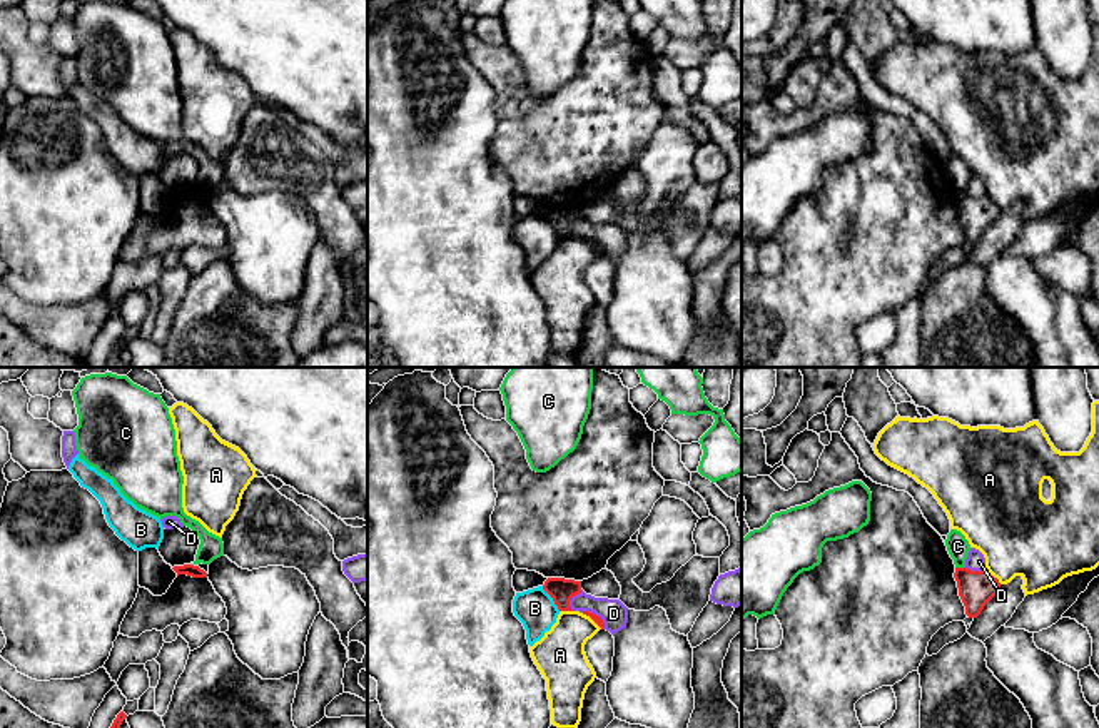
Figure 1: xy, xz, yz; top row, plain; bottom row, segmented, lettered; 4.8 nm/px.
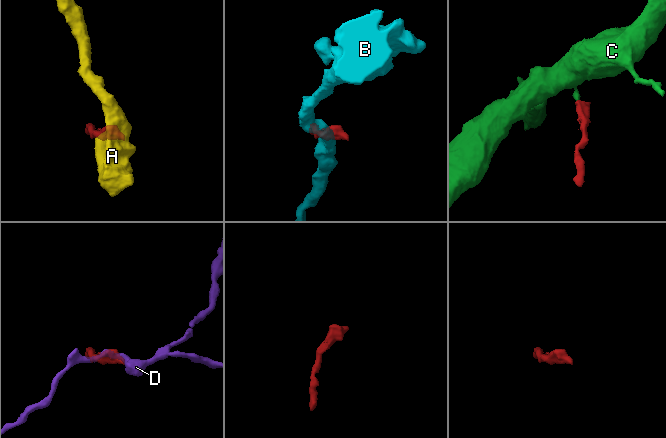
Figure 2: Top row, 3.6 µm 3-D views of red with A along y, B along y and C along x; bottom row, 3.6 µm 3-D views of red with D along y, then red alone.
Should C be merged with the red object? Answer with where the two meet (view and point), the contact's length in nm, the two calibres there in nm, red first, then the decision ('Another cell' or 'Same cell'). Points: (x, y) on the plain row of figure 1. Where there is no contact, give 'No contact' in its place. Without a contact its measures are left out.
Touches red at yz (961, 194). Shared border 50 nm. Thickness 180 nm (red) against 110 nm. Another cell

